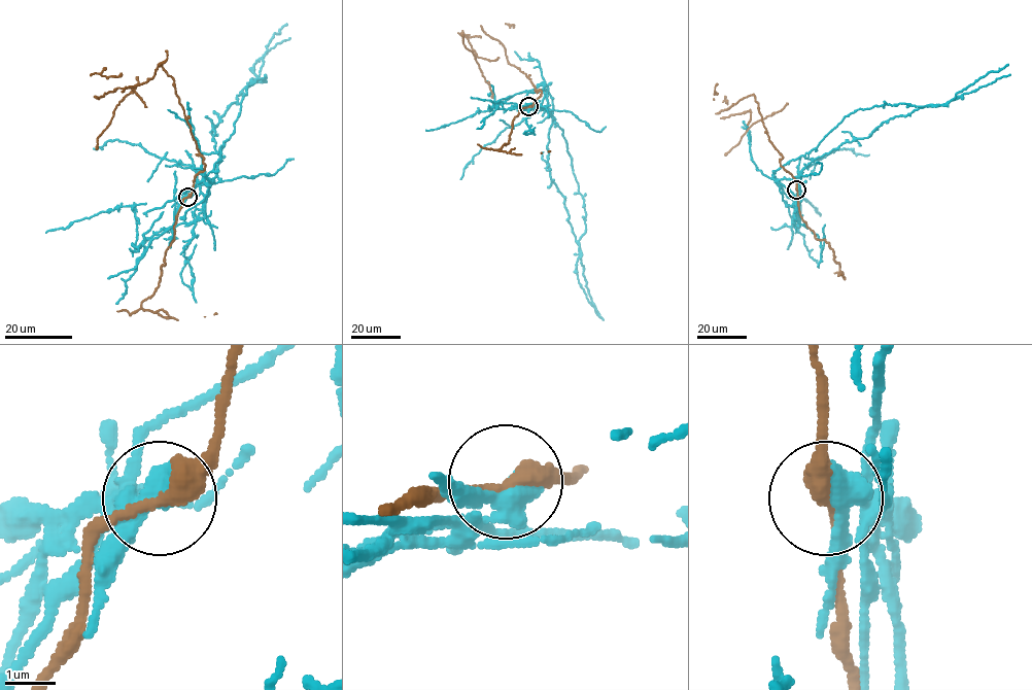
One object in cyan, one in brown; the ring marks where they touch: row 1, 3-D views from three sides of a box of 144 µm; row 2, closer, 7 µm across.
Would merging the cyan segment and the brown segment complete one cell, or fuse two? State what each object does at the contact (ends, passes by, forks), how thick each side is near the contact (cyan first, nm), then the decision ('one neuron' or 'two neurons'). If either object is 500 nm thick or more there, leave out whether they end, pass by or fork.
calibres 650 and 340 nm; two neurons

